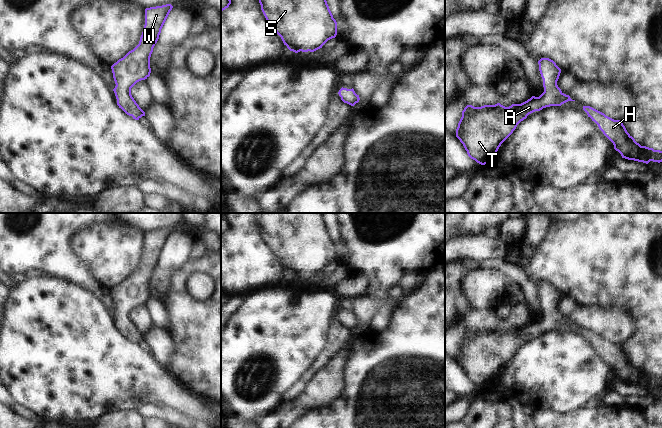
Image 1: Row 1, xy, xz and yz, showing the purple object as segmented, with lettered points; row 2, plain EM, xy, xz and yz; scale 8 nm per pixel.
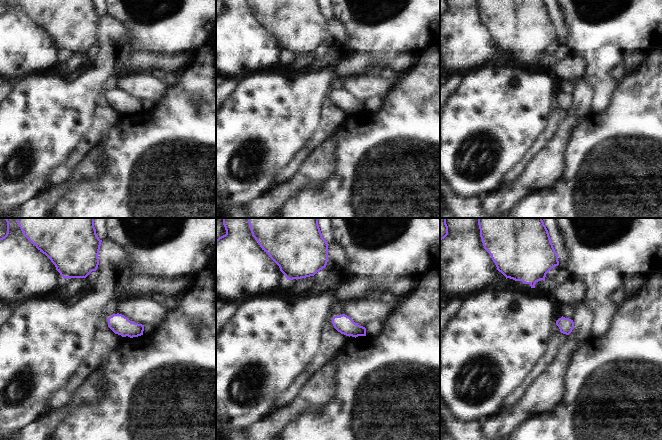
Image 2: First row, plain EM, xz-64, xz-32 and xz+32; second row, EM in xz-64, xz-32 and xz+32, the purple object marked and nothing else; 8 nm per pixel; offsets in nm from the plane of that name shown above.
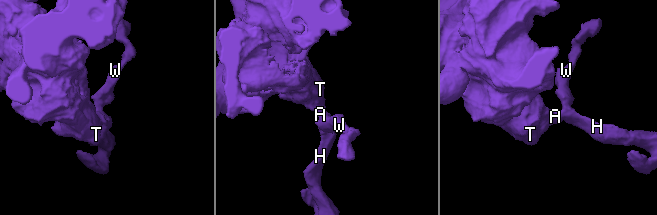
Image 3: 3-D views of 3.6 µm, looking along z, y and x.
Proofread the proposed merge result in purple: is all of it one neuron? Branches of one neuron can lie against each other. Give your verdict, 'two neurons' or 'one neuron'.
one neuron

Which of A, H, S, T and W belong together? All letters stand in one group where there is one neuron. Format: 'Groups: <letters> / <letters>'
Groups: A H S T W.

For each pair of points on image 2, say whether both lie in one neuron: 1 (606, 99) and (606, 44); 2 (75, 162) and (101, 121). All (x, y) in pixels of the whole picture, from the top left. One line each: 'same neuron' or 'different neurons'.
1: same neuron
2: same neuron

